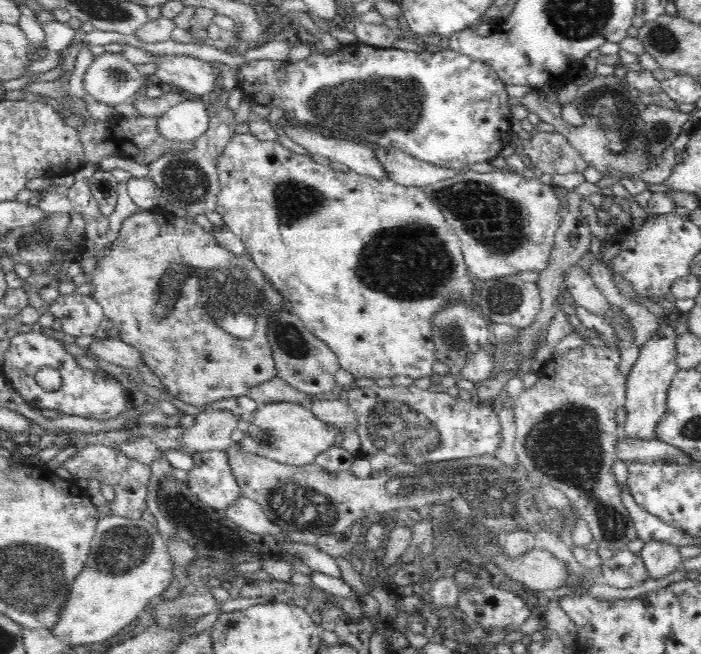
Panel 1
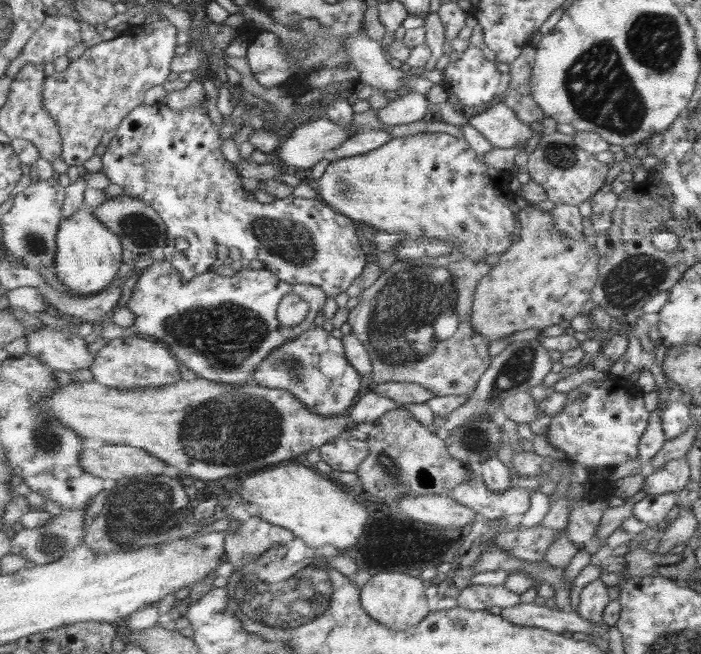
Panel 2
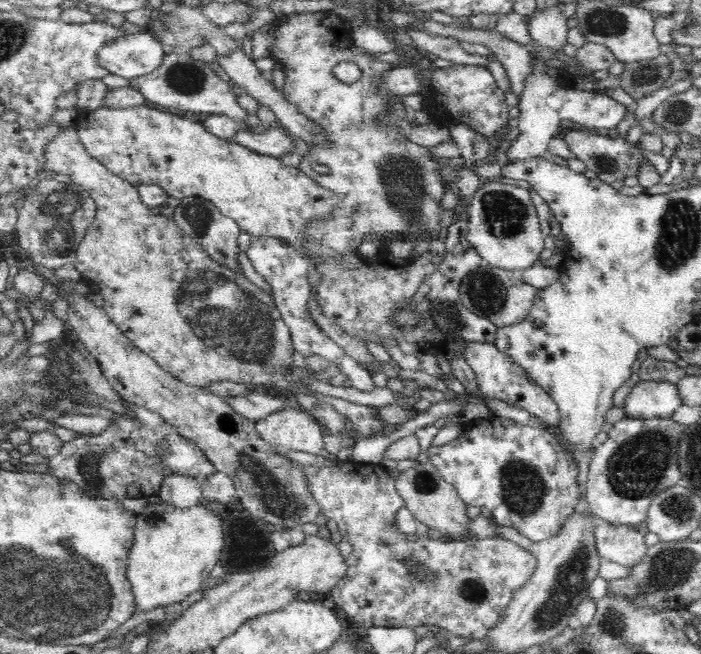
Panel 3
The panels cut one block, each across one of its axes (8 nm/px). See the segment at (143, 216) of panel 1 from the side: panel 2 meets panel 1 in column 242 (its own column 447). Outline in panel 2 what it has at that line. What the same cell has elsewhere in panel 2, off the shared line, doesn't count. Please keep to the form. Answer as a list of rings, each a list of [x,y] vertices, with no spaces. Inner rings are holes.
[[[453,255],[426,256],[425,258],[407,260],[396,260],[388,269],[380,276],[380,279],[371,287],[368,287],[359,295],[358,305],[348,315],[348,324],[352,328],[352,333],[363,342],[365,348],[369,351],[372,358],[374,373],[371,381],[374,383],[417,383],[422,387],[428,388],[434,396],[459,396],[462,394],[471,395],[476,391],[480,378],[485,374],[491,366],[492,358],[489,356],[489,339],[477,332],[472,325],[473,304],[476,299],[477,287],[480,286],[480,280],[487,276],[495,266],[486,264],[484,260],[470,260],[468,263],[462,261]]]

